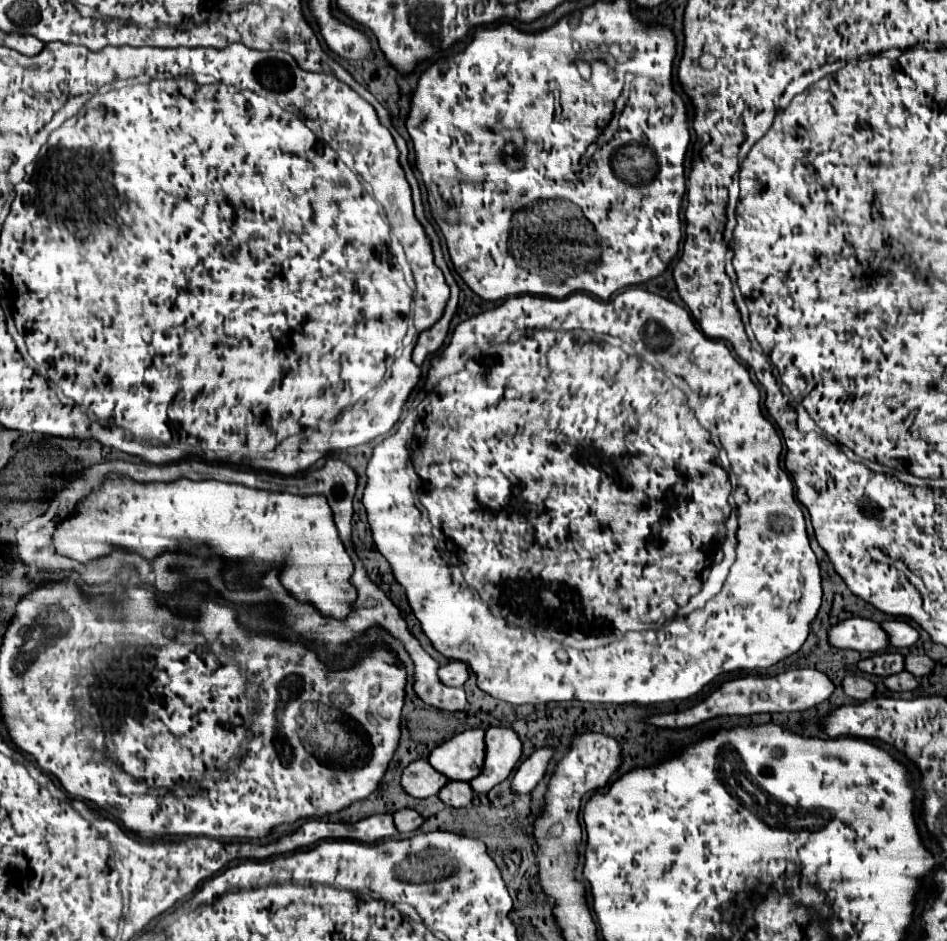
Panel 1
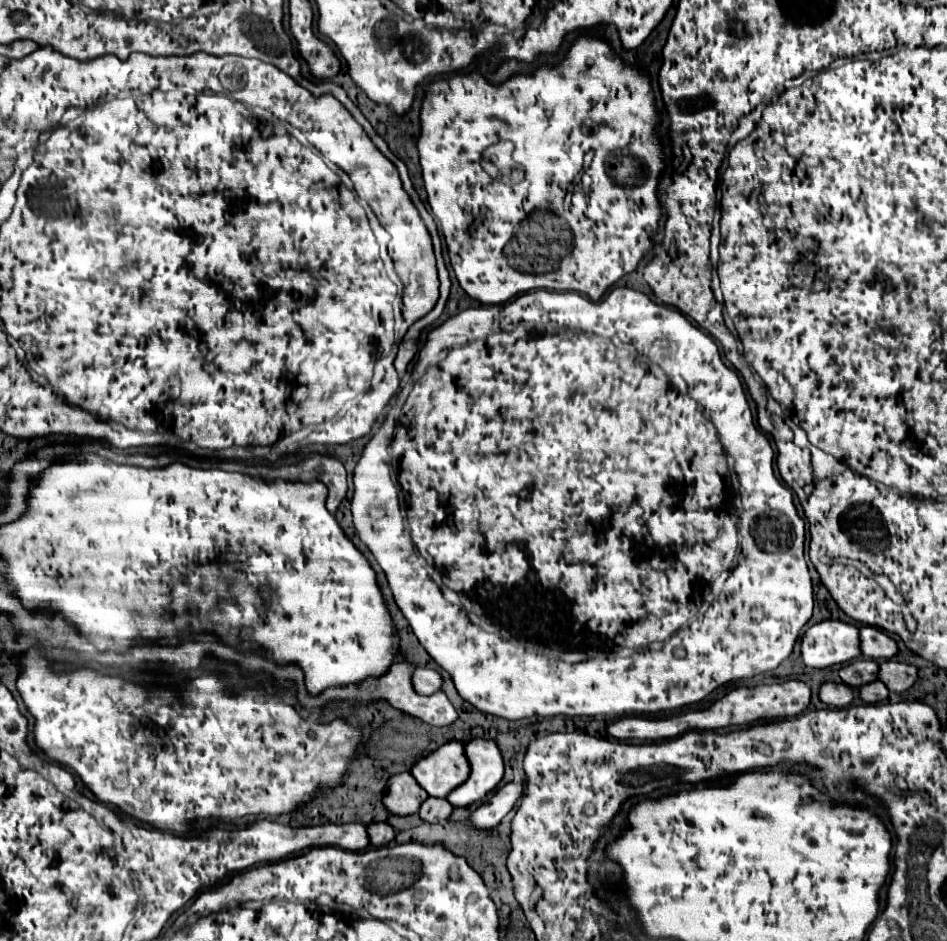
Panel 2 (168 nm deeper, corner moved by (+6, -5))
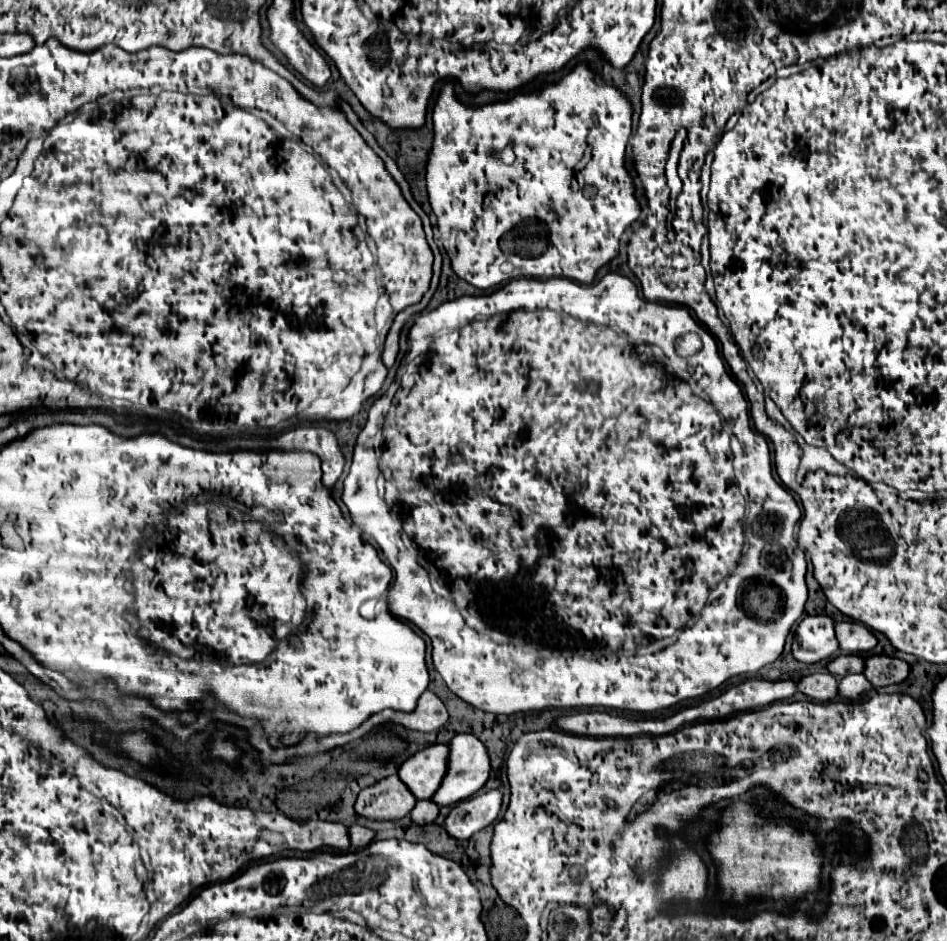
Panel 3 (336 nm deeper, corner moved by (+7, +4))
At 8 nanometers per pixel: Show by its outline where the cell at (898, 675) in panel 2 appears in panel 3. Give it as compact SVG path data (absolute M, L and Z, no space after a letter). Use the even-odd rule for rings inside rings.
M871 655L867 657L863 673L873 683L873 687L885 687L885 685L901 683L909 675L909 665L895 657Z

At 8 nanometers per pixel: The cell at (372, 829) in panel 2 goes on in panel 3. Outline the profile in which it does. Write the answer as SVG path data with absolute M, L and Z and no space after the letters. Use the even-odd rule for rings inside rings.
M351 825L349 827L349 837L351 837L353 849L363 849L373 841L375 831L371 831L371 829L363 827L363 825Z

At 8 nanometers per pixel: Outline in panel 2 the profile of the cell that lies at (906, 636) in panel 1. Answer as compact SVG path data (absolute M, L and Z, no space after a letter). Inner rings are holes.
M872 626L860 628L860 652L864 658L892 658L896 654L896 642L882 630Z

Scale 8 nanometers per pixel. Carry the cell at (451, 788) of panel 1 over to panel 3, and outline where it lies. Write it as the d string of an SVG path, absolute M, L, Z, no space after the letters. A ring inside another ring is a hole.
M421 799L415 803L415 809L411 811L411 819L417 823L417 825L427 825L427 823L433 823L439 815L439 805L433 803L431 799Z

